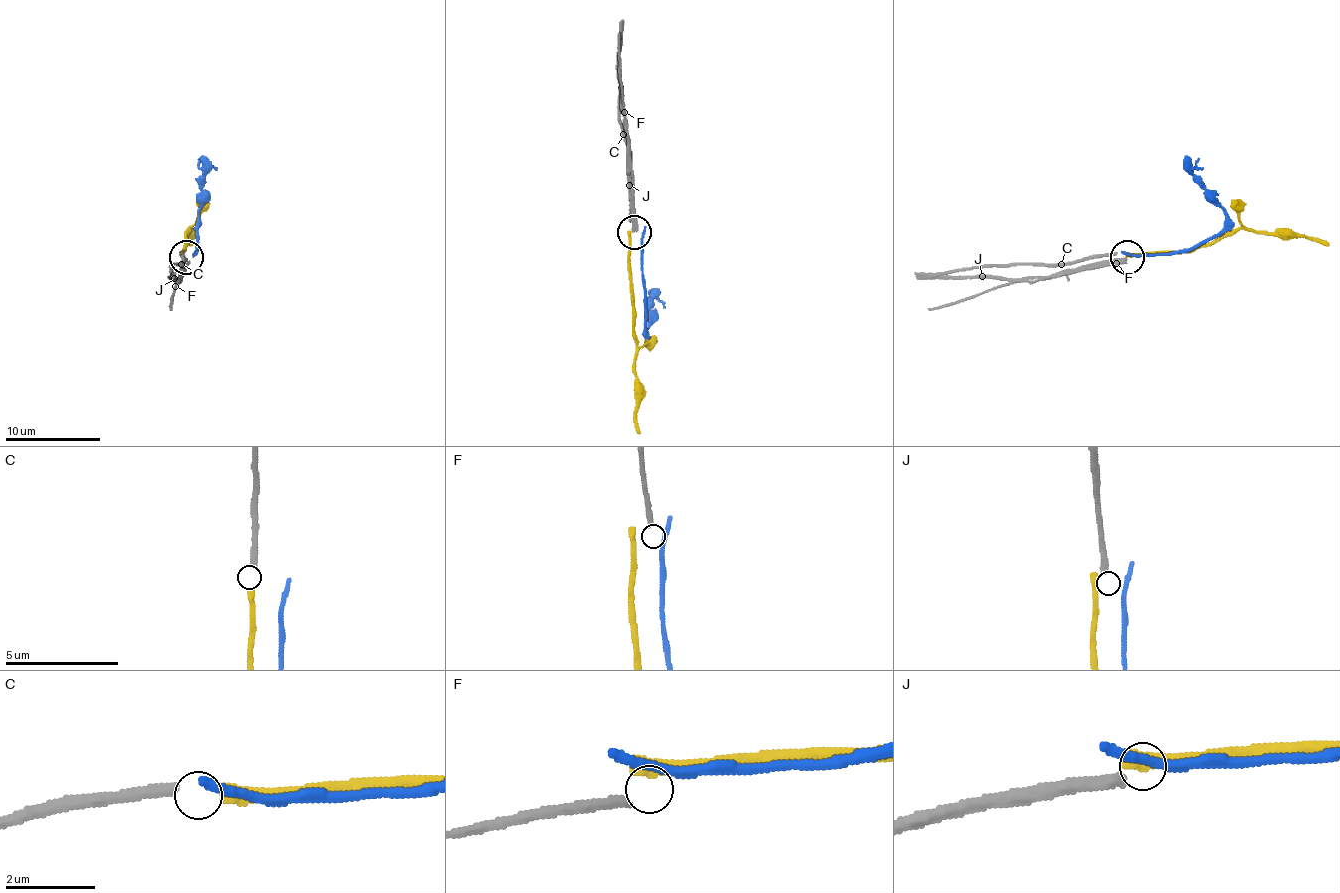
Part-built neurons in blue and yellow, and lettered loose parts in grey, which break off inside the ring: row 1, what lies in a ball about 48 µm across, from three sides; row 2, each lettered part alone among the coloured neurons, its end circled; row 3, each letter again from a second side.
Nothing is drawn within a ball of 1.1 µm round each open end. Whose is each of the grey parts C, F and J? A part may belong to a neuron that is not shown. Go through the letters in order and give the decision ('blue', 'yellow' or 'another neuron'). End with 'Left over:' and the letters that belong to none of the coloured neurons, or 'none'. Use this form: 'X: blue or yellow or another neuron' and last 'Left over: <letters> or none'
C: yellow
F: another neuron
J: another neuron
Left over: F, J

